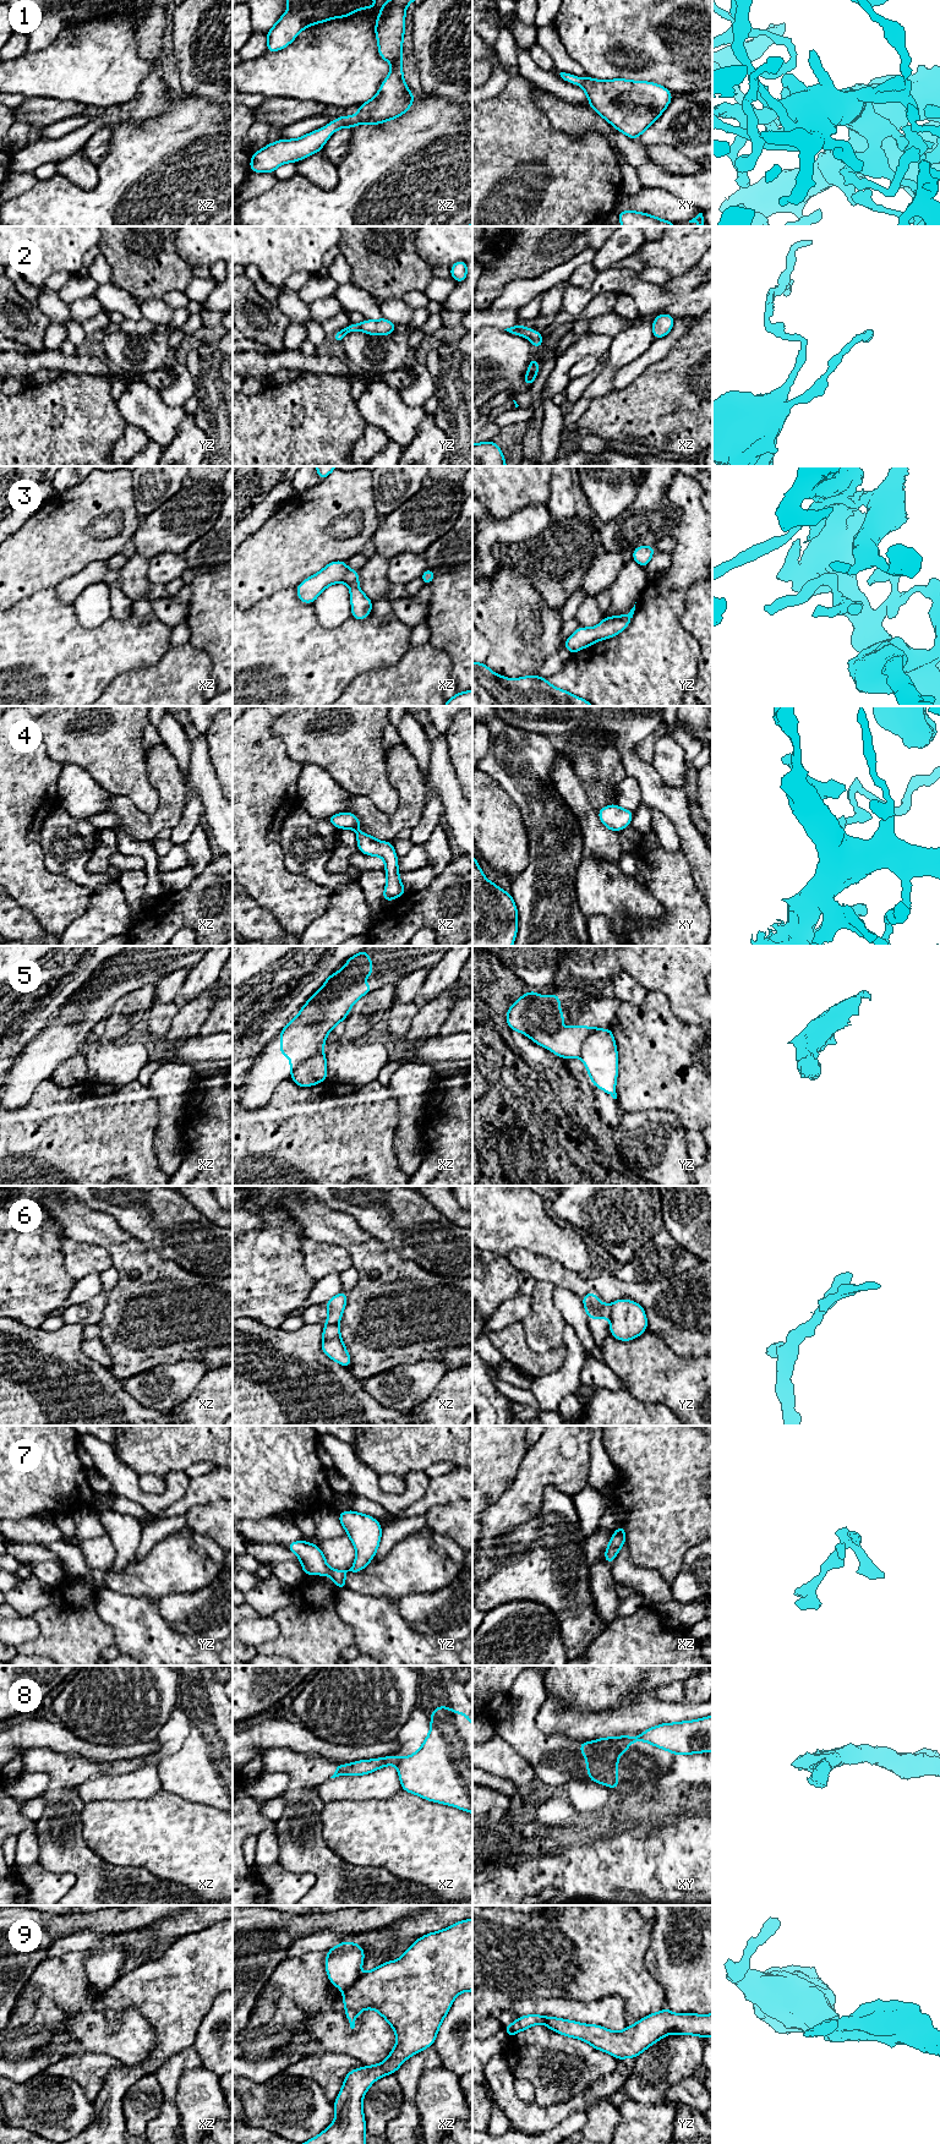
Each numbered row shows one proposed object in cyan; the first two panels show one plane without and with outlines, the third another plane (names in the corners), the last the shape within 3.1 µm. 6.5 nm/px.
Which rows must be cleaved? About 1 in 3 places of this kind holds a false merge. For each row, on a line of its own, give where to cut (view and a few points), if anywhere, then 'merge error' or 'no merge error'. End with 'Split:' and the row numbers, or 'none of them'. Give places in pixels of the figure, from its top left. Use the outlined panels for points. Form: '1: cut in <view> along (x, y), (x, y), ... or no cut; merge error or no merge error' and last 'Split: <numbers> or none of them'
1: no cut; no merge error
2: no cut; no merge error
3: no cut; no merge error
4: no cut; no merge error
5: cut in yz along (597, 1028), (584, 1040), (579, 1056); merge error
6: cut in yz along (608, 1306), (611, 1318); merge error
7: no cut; no merge error
8: cut in xz along (402, 1759), (397, 1766); merge error
9: cut in xz along (359, 1975), (344, 1990); merge error
Split: 5, 6, 8, 9

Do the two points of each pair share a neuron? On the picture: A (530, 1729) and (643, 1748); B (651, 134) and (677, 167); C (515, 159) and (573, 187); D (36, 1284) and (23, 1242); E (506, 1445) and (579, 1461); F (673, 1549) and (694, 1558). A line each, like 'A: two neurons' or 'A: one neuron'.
A: one neuron
B: two neurons
C: one neuron
D: one neuron
E: two neurons
F: two neurons

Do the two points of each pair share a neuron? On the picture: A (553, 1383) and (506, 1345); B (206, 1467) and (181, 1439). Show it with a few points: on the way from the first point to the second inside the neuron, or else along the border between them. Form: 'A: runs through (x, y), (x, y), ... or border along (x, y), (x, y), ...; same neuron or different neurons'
A: border along (566, 1357), (564, 1362), (556, 1371), (534, 1378); different neurons
B: border along (217, 1466), (209, 1462), (193, 1462), (184, 1471); different neurons

